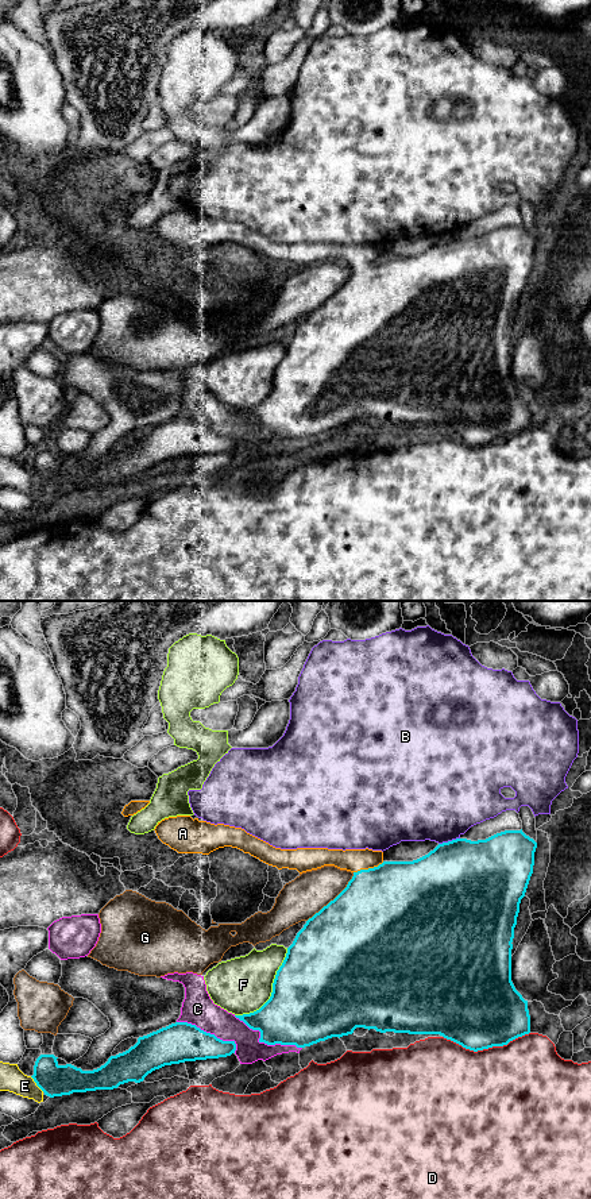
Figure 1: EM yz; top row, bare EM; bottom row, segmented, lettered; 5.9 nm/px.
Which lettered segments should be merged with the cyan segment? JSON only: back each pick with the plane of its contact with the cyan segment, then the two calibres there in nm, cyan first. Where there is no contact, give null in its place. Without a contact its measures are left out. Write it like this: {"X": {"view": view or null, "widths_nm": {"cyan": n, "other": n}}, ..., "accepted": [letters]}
{"A": {"view": "yz", "widths_nm": {"cyan": 500, "other": 140}}, "accepted": ["A"]}

